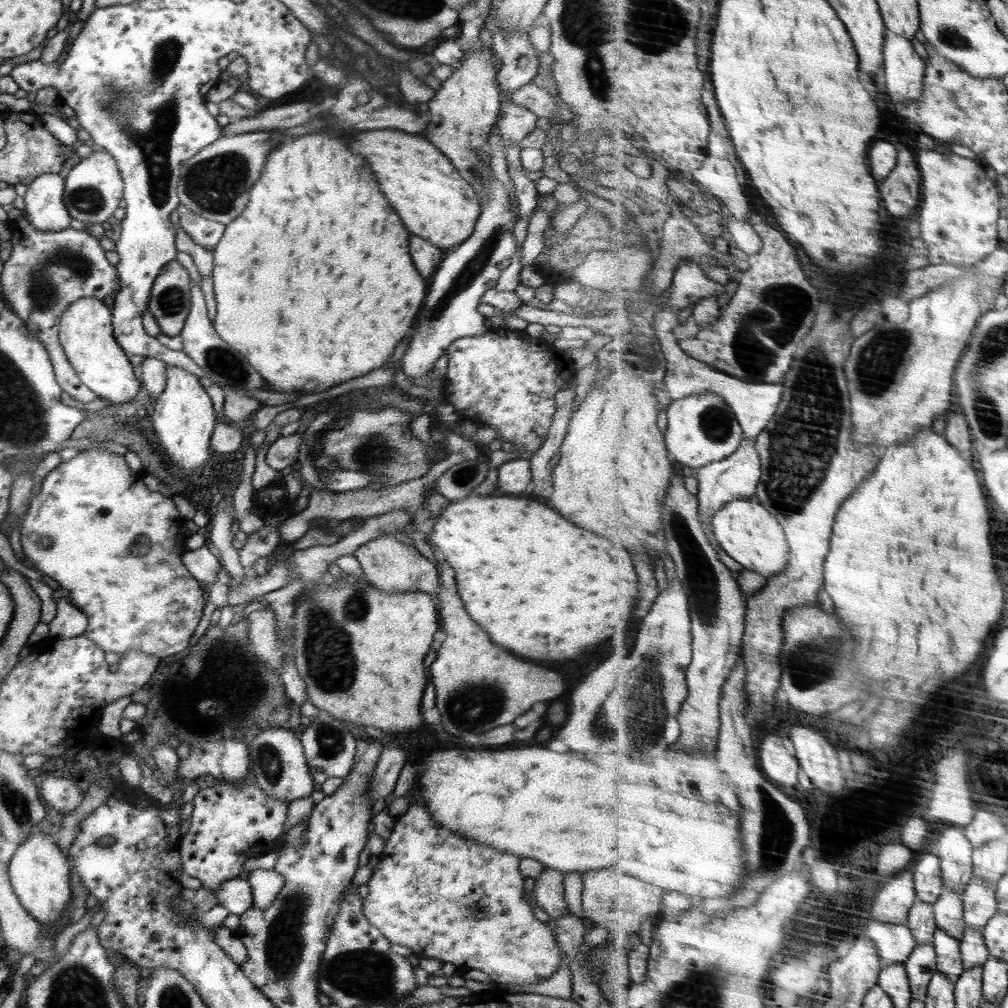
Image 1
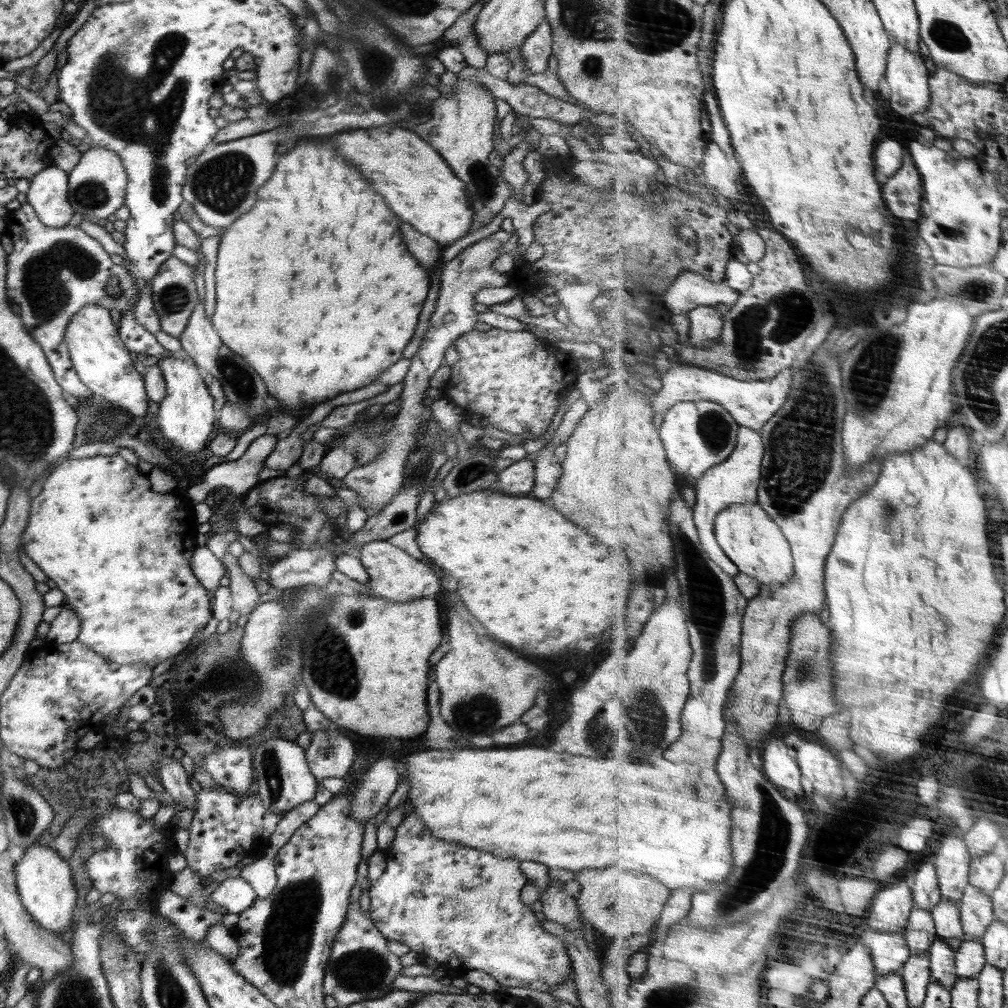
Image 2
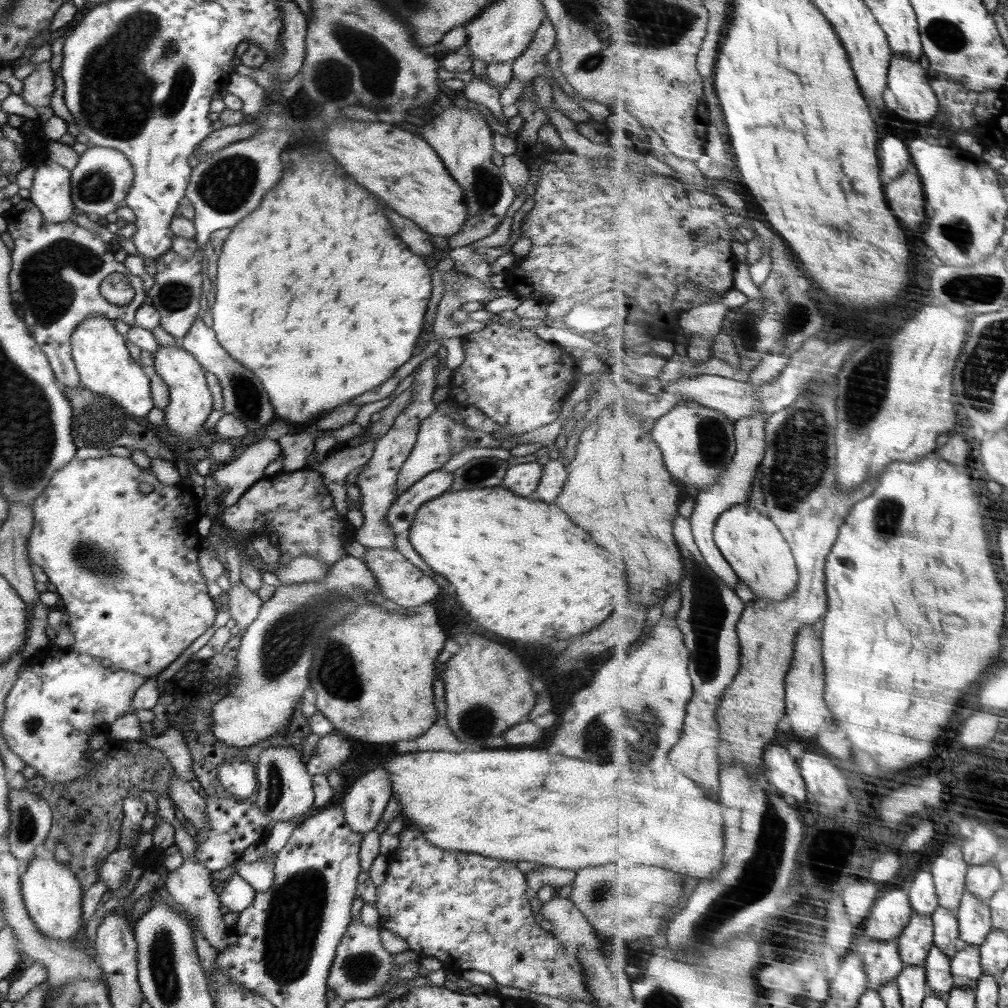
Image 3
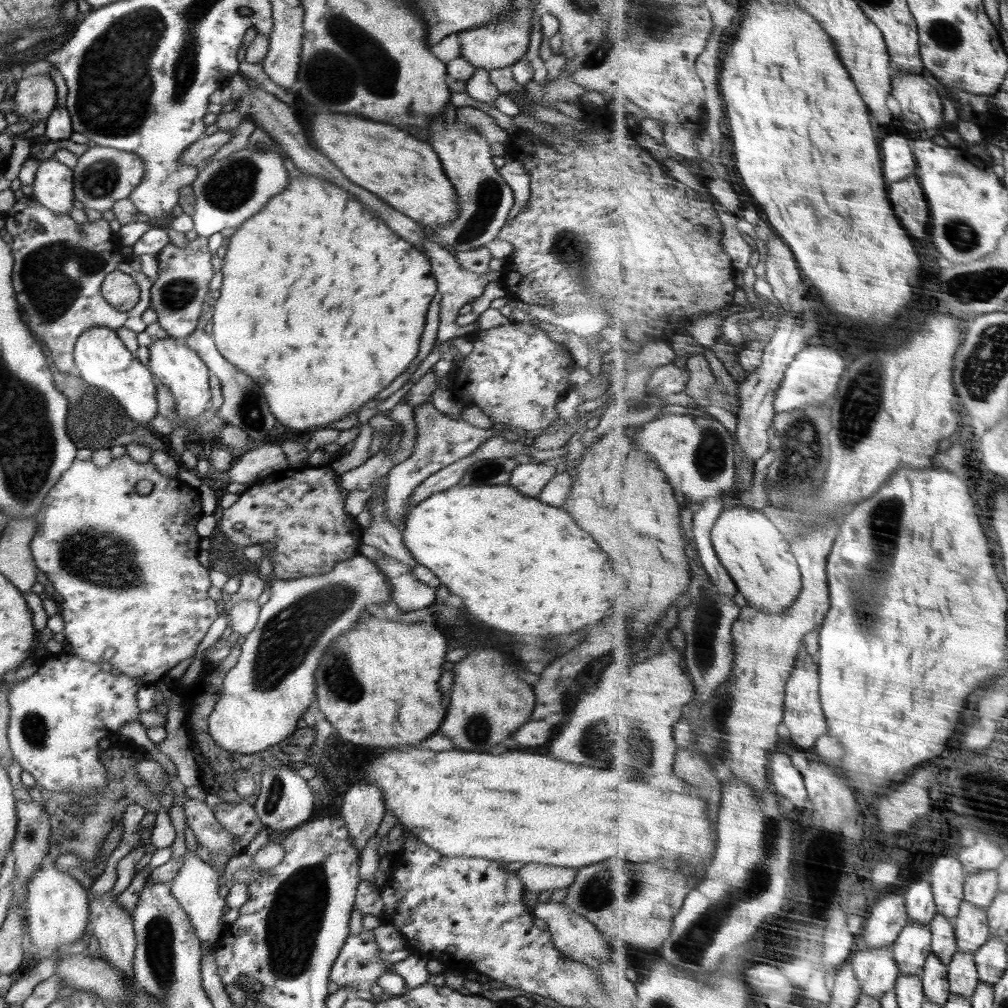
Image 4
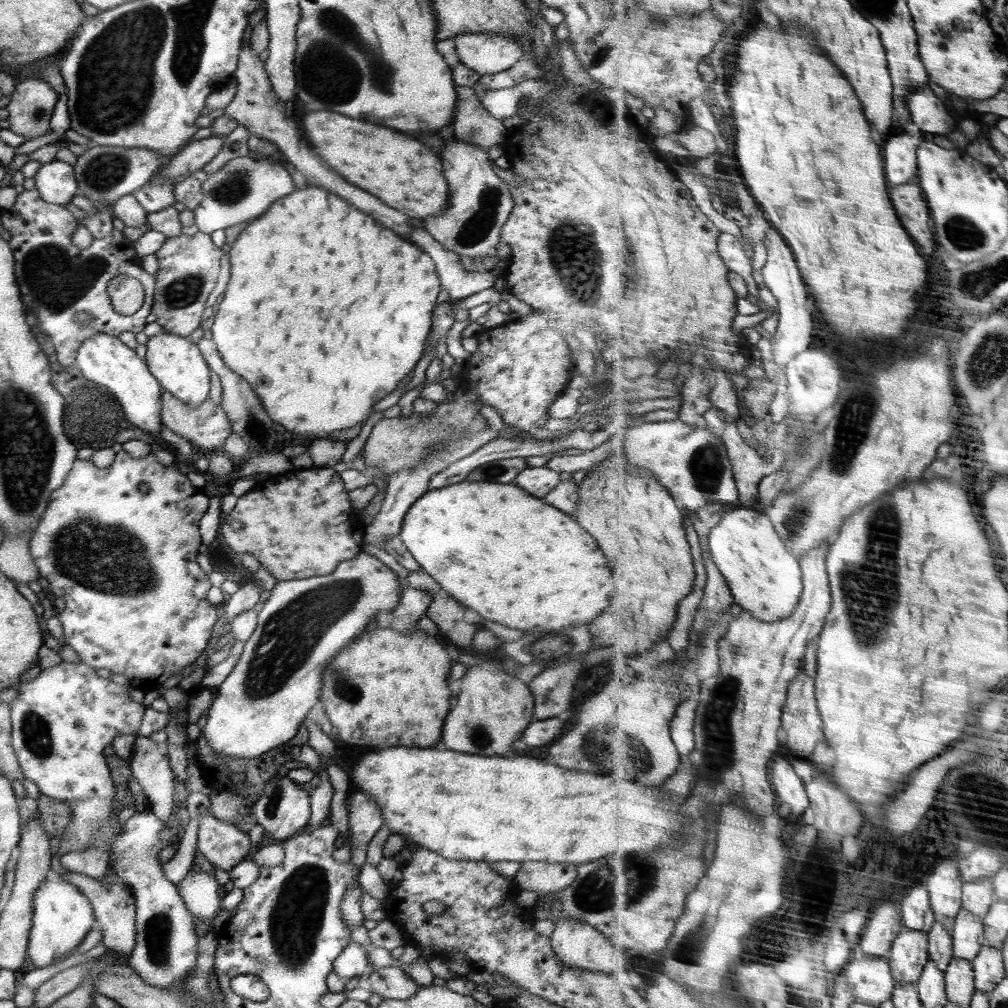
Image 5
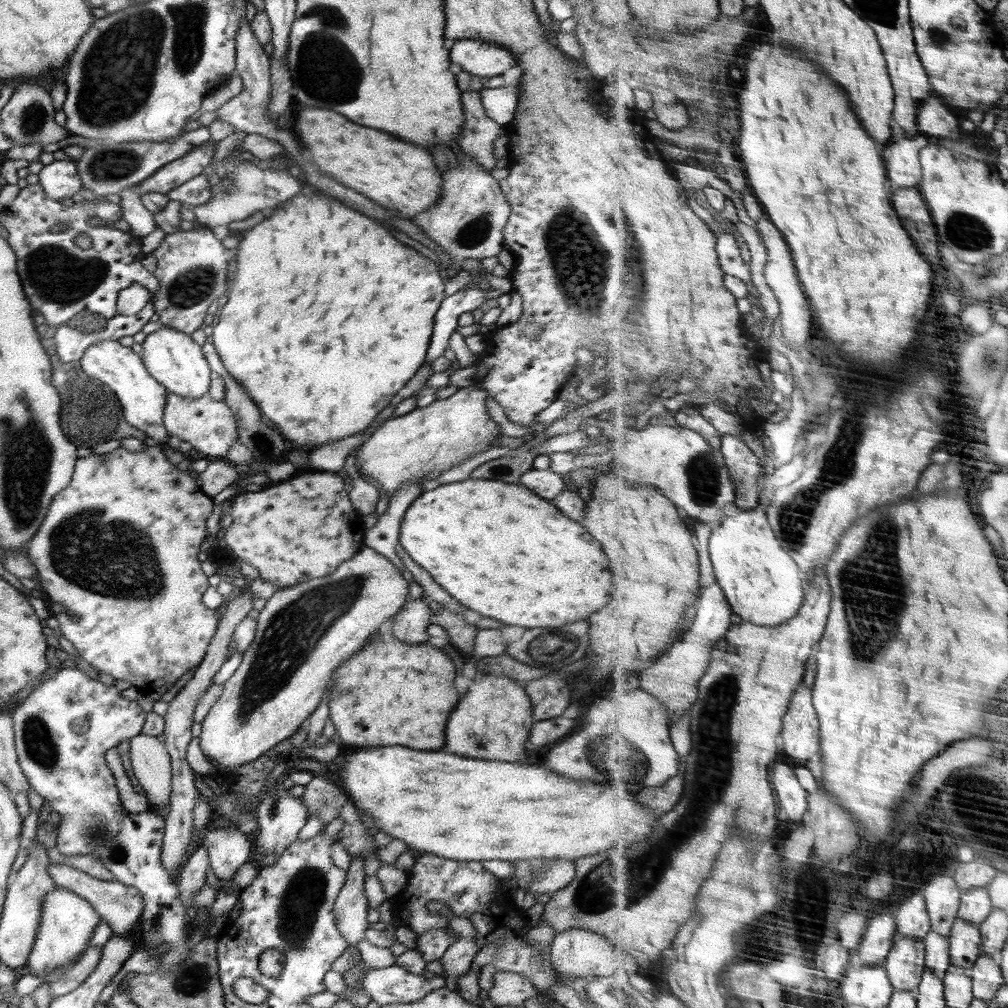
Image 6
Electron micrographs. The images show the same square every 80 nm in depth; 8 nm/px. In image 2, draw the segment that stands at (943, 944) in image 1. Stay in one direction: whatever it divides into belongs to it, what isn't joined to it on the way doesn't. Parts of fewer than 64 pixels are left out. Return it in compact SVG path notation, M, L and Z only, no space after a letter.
M938 938L931 948L932 975L948 990L954 990L959 983L958 968L956 968L958 950L954 950L943 938Z

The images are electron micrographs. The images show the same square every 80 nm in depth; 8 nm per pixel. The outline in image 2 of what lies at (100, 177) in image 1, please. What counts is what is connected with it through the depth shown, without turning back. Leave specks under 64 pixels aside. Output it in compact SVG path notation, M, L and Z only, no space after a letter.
M102 147L89 148L81 153L78 164L68 173L68 203L84 220L108 219L125 203L127 183L126 169L115 152Z

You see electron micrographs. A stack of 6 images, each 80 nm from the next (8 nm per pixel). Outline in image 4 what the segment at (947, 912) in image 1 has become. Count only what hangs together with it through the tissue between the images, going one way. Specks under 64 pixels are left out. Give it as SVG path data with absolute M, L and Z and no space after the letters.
M939 912L932 921L931 929L933 930L933 952L944 964L950 966L955 954L958 954L963 946L958 940L954 920Z

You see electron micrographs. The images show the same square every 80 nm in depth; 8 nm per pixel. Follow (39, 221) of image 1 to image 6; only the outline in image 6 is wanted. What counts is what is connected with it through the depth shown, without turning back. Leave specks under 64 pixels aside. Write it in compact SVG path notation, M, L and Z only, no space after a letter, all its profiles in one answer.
M54 159L52 163L44 165L38 176L44 194L56 202L70 198L82 190L77 161L72 159Z

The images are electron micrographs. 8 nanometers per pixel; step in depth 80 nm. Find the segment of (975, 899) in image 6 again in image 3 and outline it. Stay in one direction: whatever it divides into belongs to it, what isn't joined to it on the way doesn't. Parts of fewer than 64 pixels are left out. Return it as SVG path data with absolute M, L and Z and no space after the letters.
M993 860L990 864L971 865L967 890L984 902L992 902L994 895L1005 885L999 864L1000 862Z

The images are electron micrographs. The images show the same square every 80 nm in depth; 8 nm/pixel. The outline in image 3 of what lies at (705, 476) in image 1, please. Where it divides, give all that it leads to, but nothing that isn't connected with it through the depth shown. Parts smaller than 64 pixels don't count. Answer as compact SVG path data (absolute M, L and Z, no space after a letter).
M760 413L759 415L750 415L737 422L736 436L738 451L730 468L727 468L727 471L722 474L718 483L705 488L704 493L700 493L700 495L695 497L696 505L691 517L695 531L695 539L703 555L706 557L708 564L710 564L711 567L715 569L715 572L722 576L734 590L738 588L740 578L736 569L727 559L727 556L720 550L715 539L715 528L724 512L728 512L728 510L736 505L744 505L748 498L750 498L750 492L752 492L754 482L756 482L756 474L758 474L758 469L761 468L768 453L767 426L770 419L770 415Z

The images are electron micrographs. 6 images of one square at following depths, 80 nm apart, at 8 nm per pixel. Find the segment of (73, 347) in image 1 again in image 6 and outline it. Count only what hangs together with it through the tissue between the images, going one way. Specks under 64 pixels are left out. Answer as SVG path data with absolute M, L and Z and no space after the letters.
M99 338L98 342L84 351L78 362L82 364L84 372L88 372L88 376L98 378L98 381L115 392L128 424L166 446L169 434L163 425L163 414L168 391L147 371L141 356L132 347L123 346L120 341Z

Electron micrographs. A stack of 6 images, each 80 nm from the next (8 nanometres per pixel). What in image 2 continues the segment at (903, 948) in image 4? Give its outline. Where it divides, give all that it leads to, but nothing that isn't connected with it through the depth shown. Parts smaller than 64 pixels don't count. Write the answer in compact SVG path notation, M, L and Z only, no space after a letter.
M915 907L905 934L914 957L930 951L939 938L933 911Z

